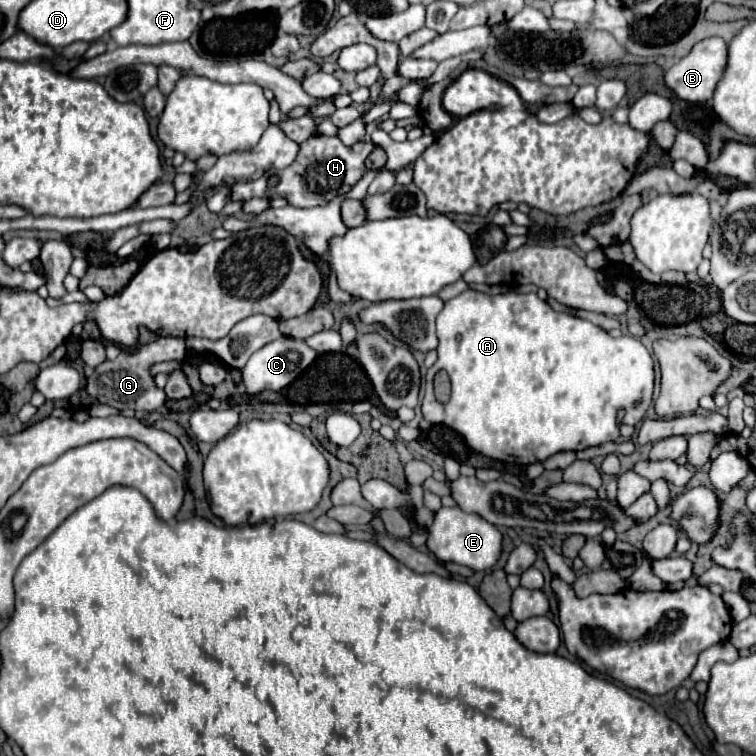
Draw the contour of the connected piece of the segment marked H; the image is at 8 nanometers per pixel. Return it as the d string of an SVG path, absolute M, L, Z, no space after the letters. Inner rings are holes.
M315 134L309 140L301 144L301 152L297 160L285 168L285 170L269 170L255 182L237 182L231 186L231 200L251 200L261 196L283 196L289 200L289 204L297 208L311 208L311 206L323 206L329 200L333 200L339 194L345 194L355 186L361 176L365 174L365 158L371 154L375 144L359 142L351 148L347 148L337 136L321 136Z

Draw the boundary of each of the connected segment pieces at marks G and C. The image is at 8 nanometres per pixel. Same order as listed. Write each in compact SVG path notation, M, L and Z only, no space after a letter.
M159 336L155 342L149 344L139 344L133 350L123 350L119 354L119 358L115 360L107 360L101 366L95 368L95 372L87 378L87 392L103 402L109 404L117 410L143 410L143 412L153 412L159 406L165 404L167 396L161 388L155 386L153 376L149 372L149 368L157 362L169 360L169 358L185 358L187 350L185 350L185 340L183 338L173 338L173 336Z
M281 336L265 344L249 358L247 366L243 368L243 384L247 388L247 394L259 394L263 390L281 390L289 386L299 376L299 366L301 370L305 370L315 360L315 356L315 350L309 348L303 340L295 340L289 336Z

